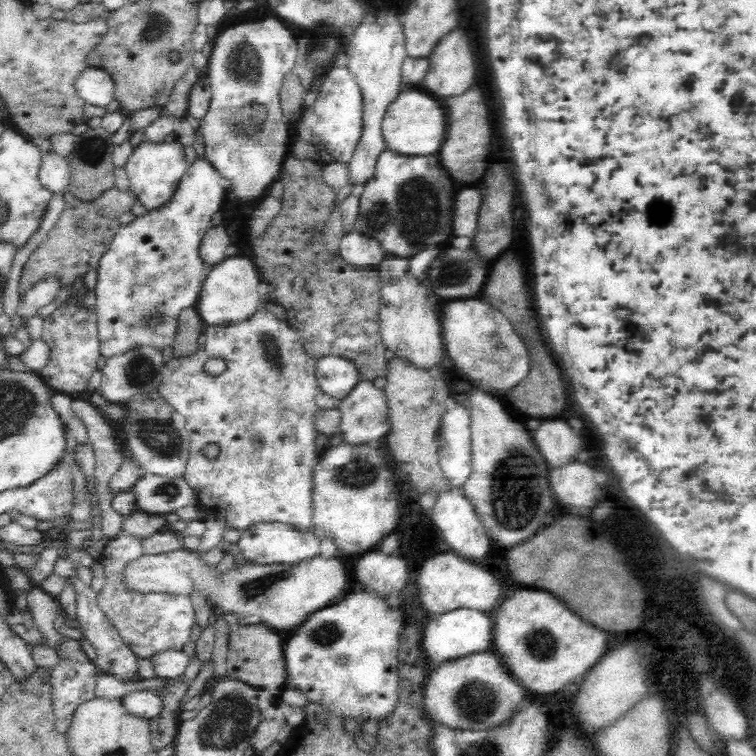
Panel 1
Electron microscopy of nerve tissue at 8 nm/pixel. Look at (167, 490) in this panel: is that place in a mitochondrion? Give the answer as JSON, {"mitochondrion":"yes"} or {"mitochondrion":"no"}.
{"mitochondrion":"yes"}

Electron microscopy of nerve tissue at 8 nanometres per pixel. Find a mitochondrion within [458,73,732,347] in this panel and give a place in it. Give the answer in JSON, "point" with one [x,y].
{"point":[660,212]}

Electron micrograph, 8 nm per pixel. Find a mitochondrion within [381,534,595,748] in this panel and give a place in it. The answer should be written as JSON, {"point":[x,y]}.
{"point":[474,704]}

